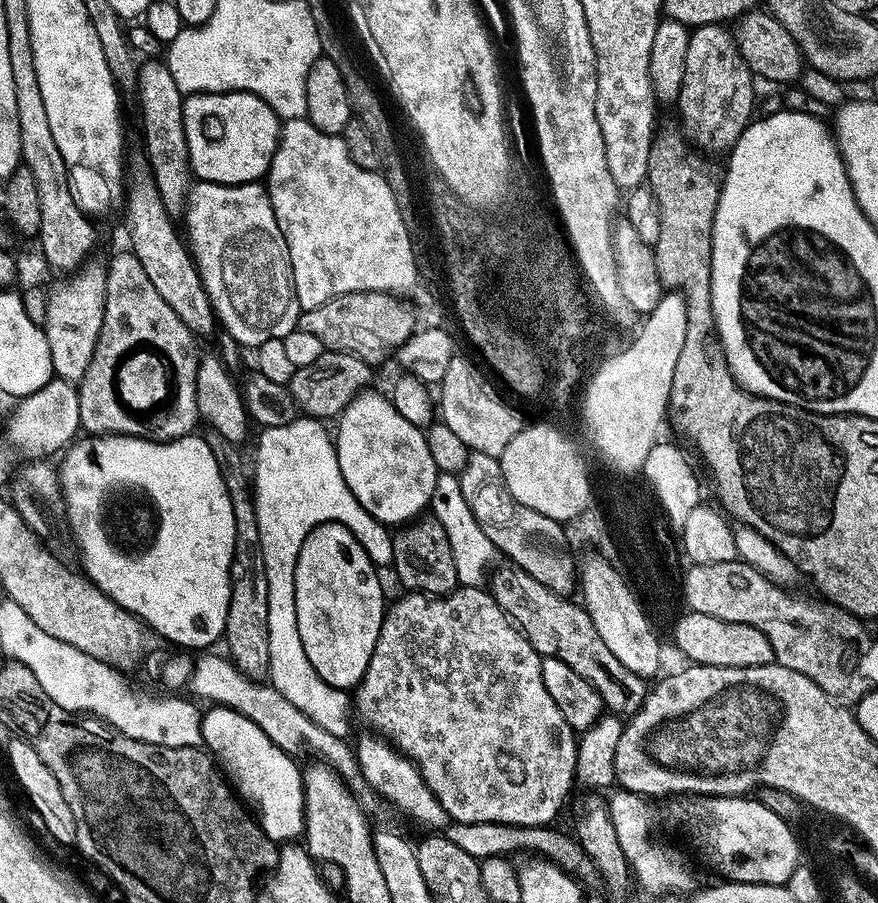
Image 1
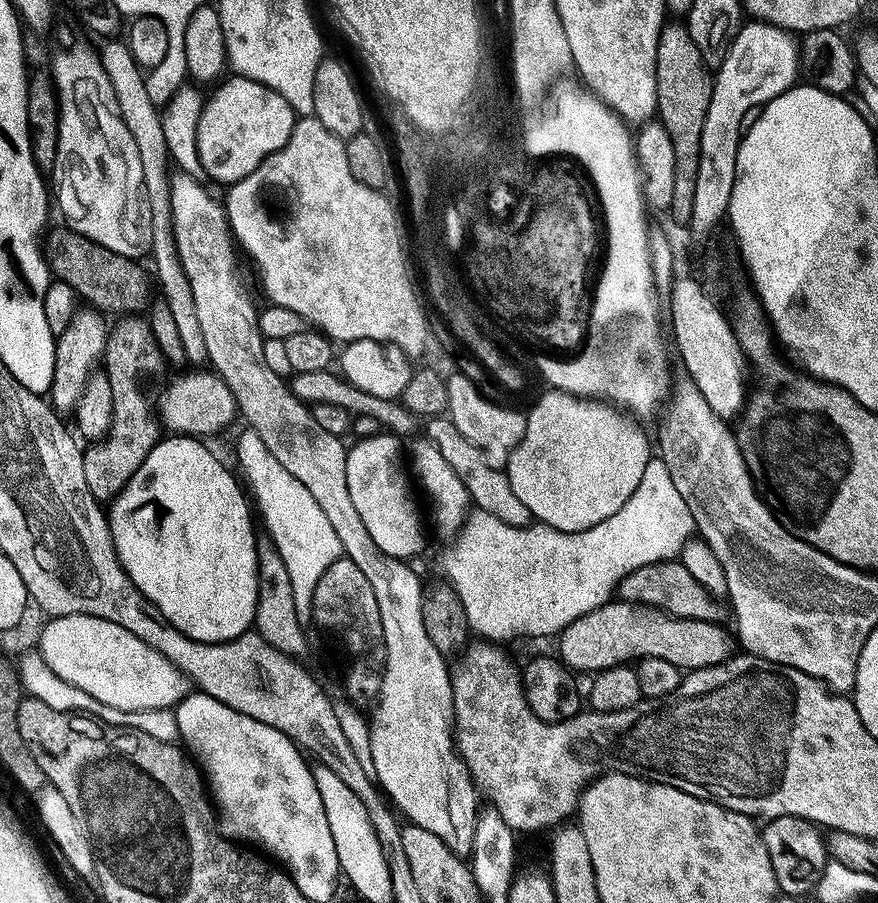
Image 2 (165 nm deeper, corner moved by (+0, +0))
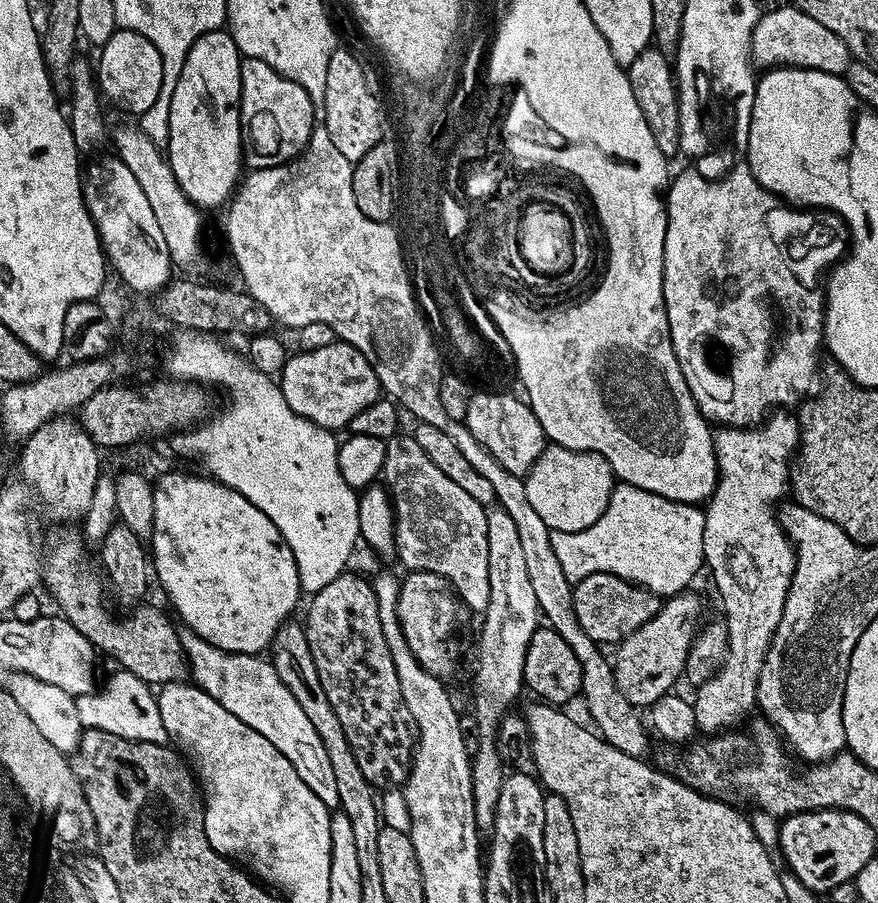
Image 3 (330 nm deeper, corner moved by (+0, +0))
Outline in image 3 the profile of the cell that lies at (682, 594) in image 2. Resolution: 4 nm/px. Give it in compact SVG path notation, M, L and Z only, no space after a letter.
M595 572L586 578L575 581L572 586L572 609L578 618L580 629L601 646L620 644L624 637L630 635L632 631L638 630L648 619L654 618L660 608L661 601L658 599L657 593L642 588L639 584L633 584L631 580L618 578L614 574Z

